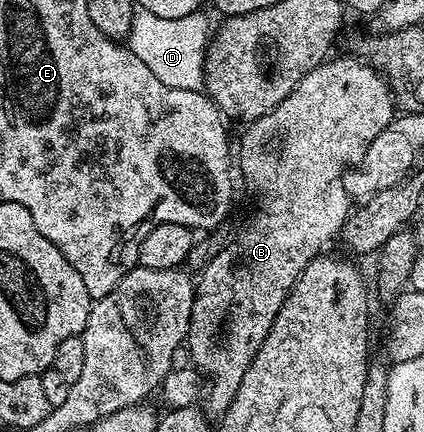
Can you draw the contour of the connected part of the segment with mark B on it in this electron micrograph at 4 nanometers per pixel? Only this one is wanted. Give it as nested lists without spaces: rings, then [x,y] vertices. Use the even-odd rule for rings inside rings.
[[[332,57],[330,60],[323,62],[317,68],[313,68],[313,72],[306,74],[297,84],[297,88],[293,88],[293,92],[289,92],[289,96],[285,96],[285,100],[281,100],[281,104],[277,104],[277,108],[273,108],[268,114],[256,118],[253,122],[246,123],[245,129],[247,131],[244,132],[243,139],[237,142],[238,173],[239,170],[243,173],[243,182],[255,193],[255,202],[259,207],[256,208],[255,215],[248,220],[247,227],[236,238],[234,235],[228,241],[227,247],[221,252],[217,252],[217,256],[213,256],[213,260],[209,260],[207,267],[198,275],[193,312],[191,313],[191,326],[187,329],[187,341],[185,343],[186,349],[191,349],[192,359],[190,358],[190,361],[209,383],[205,390],[205,402],[207,400],[208,407],[206,406],[206,409],[212,415],[215,413],[215,416],[221,416],[231,406],[233,396],[237,396],[237,388],[241,384],[253,356],[257,356],[261,344],[265,344],[265,336],[269,336],[269,328],[273,328],[273,320],[277,320],[277,312],[281,312],[293,284],[302,276],[310,262],[314,258],[320,257],[326,251],[323,249],[334,238],[336,241],[340,237],[343,225],[347,223],[347,217],[351,215],[353,209],[352,198],[349,192],[345,190],[342,178],[349,168],[354,168],[359,164],[362,157],[365,156],[366,149],[380,135],[381,130],[390,124],[393,115],[396,113],[396,103],[393,101],[392,92],[387,86],[387,79],[383,75],[358,57],[334,58]]]

